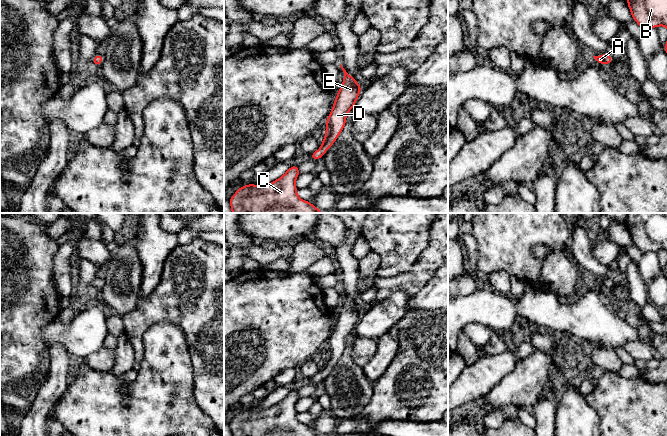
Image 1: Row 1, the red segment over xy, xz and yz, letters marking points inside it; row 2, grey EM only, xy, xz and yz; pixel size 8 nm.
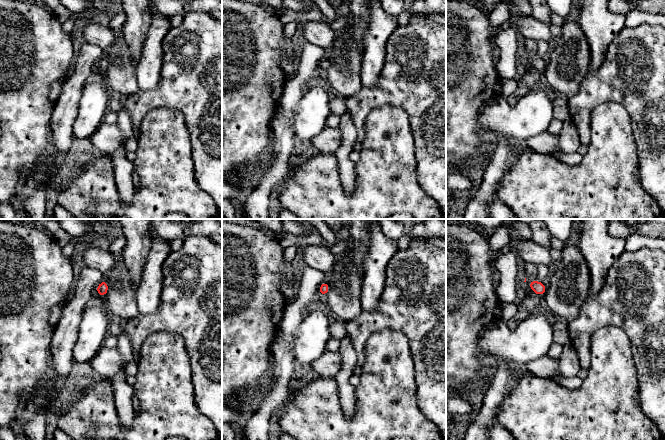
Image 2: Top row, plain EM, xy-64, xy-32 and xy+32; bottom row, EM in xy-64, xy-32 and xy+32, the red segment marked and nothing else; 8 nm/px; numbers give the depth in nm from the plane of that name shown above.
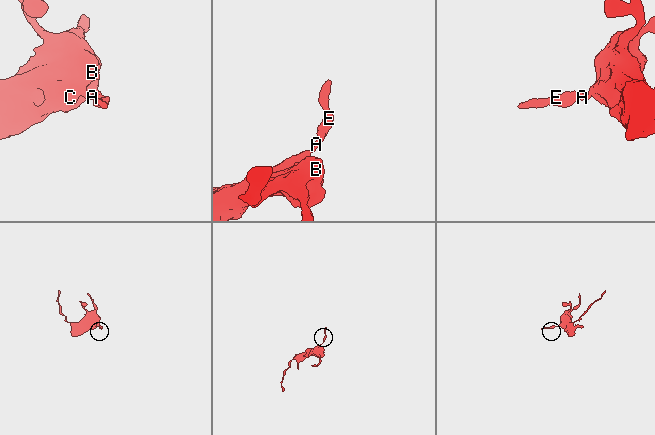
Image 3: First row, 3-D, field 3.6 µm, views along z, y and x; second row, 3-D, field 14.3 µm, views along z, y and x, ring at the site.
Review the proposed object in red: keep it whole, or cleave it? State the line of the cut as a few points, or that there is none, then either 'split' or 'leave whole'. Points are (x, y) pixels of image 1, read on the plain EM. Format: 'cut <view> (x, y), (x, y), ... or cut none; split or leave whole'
cut none; leave whole

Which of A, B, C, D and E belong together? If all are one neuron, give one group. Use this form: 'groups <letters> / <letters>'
groups A B C D E

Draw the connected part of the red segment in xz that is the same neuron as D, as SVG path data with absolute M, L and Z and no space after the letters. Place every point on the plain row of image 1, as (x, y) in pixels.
M341 288L340 291L344 296L343 307L338 314L333 332L326 344L326 357L322 365L322 370L310 379L312 384L322 382L325 376L329 374L336 365L345 350L347 337L354 332L355 326L362 313L354 301L351 301Z

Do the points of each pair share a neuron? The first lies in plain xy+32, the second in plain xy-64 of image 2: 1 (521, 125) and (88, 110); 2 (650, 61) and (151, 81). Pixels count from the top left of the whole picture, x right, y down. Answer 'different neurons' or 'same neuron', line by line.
1: same neuron
2: different neurons

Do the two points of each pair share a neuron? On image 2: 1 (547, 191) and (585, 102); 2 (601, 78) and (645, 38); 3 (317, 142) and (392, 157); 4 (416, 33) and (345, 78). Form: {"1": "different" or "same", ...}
{"1": "different", "2": "same", "3": "different", "4": "different"}

